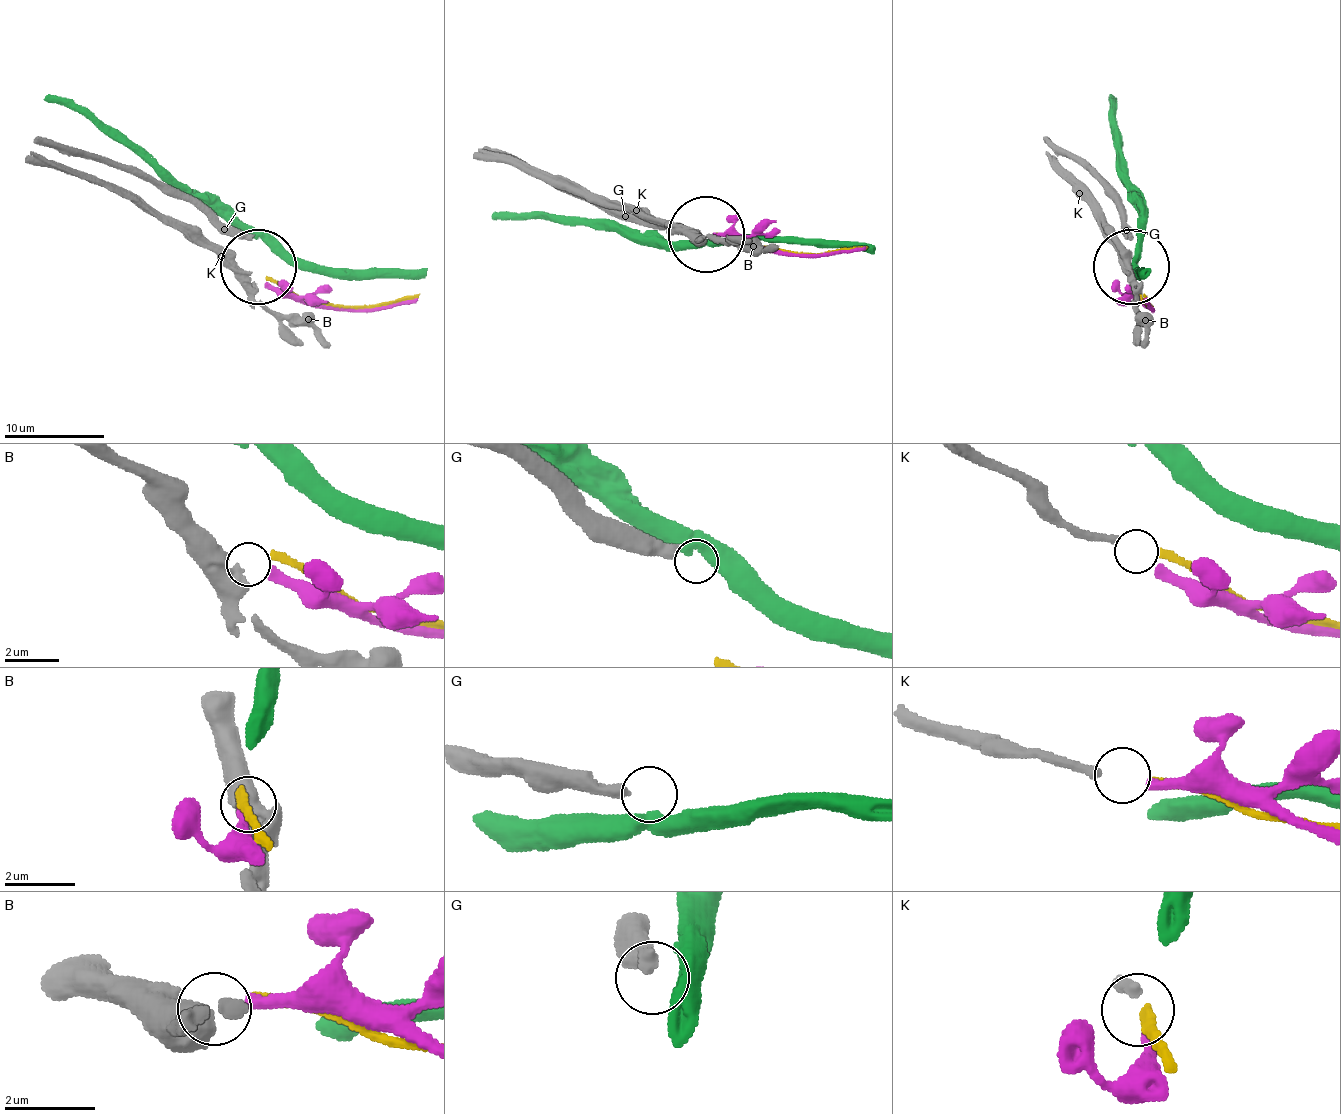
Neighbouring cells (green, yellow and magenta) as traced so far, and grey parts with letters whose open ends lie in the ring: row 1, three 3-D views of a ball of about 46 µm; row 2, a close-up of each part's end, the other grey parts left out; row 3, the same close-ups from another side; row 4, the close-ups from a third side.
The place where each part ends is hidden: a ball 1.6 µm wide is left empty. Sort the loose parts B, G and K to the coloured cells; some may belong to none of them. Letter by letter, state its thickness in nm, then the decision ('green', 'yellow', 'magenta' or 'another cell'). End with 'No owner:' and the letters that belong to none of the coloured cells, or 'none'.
B: calibre 440 nm; magenta
G: calibre 400 nm; another cell
K: calibre 280 nm; yellow
No owner: G

